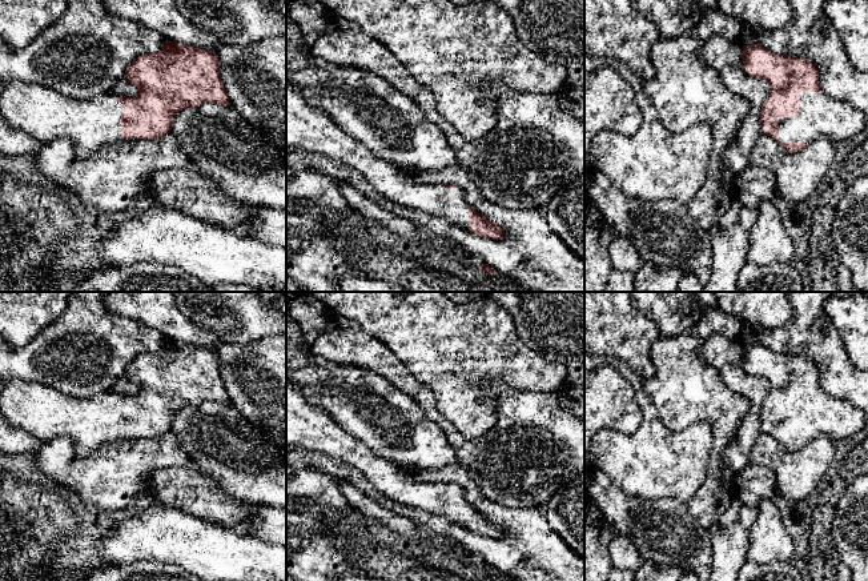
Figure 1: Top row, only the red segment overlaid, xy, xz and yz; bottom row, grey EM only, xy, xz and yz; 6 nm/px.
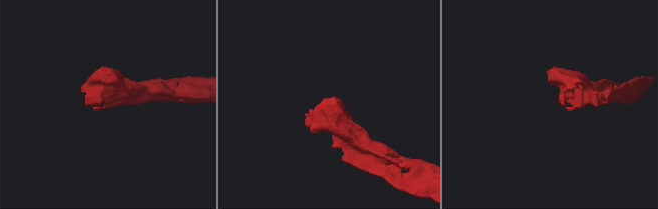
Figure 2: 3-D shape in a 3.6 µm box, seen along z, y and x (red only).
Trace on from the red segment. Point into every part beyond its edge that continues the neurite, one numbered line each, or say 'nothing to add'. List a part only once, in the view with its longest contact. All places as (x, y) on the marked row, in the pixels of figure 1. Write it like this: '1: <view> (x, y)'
1: yz (819, 115)

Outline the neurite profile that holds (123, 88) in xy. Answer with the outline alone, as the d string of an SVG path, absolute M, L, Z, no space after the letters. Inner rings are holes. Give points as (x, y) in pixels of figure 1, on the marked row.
M122 77L112 87L109 93L117 97L133 97L137 93L137 88Z

